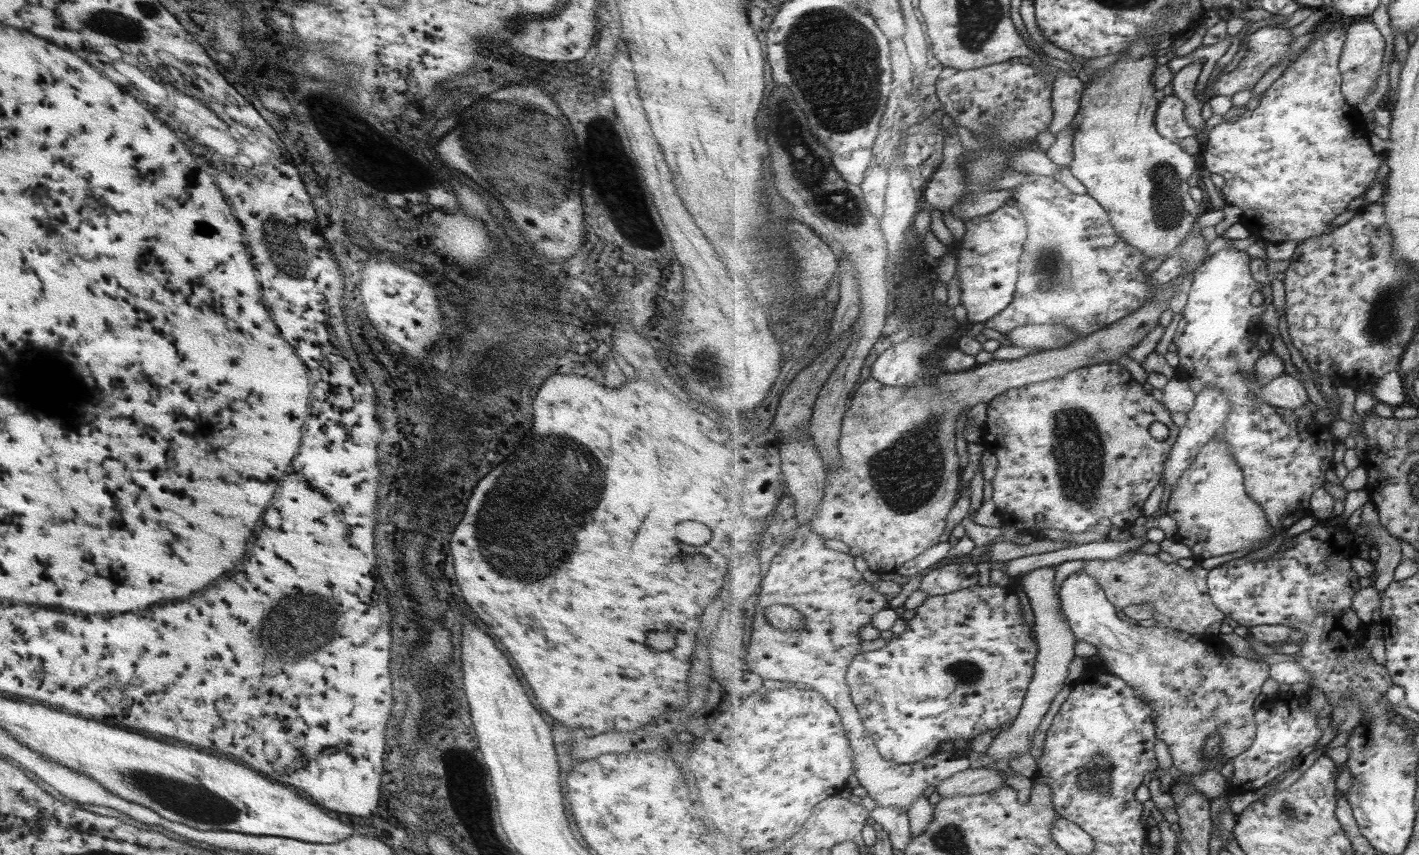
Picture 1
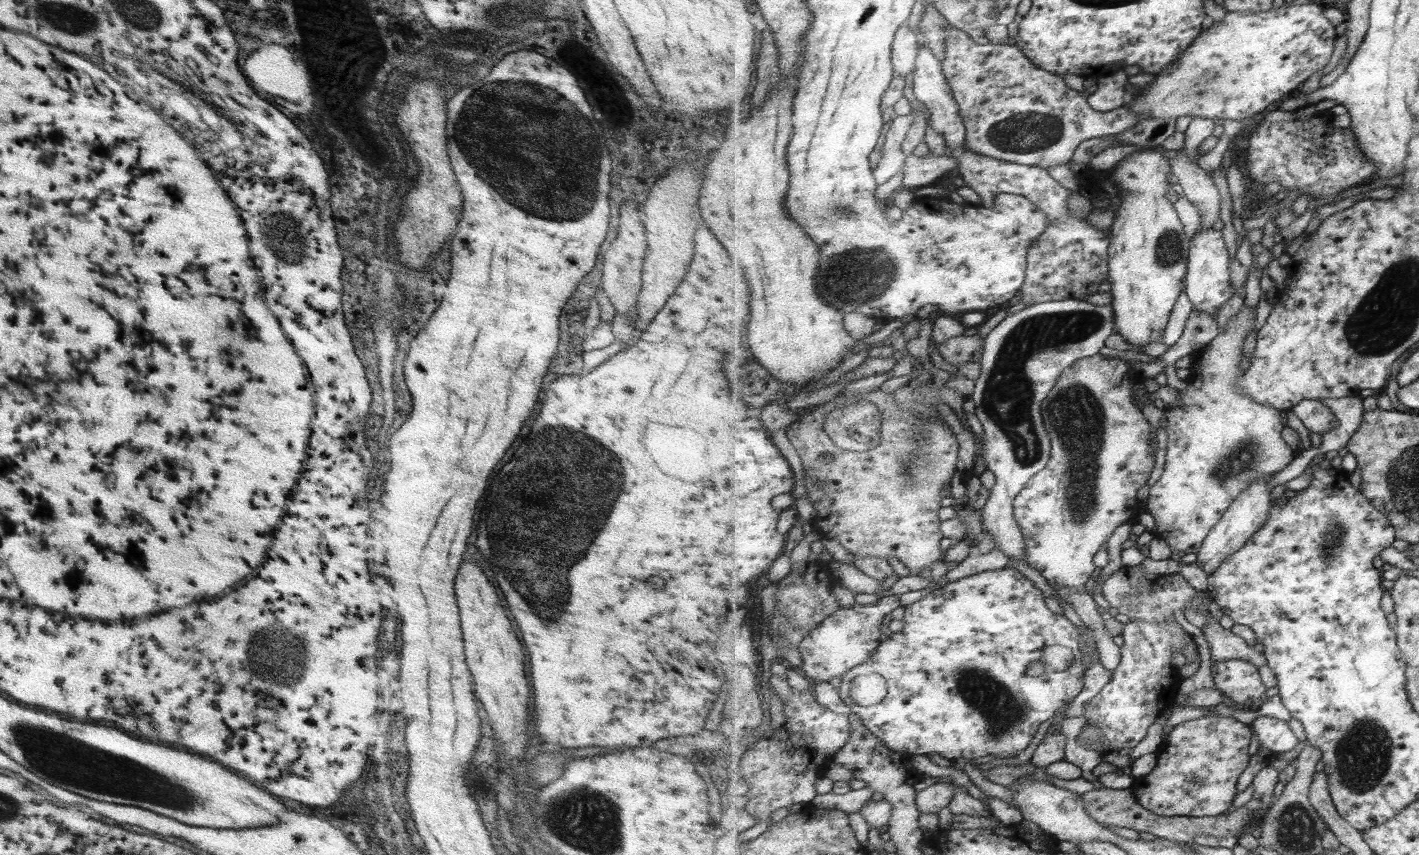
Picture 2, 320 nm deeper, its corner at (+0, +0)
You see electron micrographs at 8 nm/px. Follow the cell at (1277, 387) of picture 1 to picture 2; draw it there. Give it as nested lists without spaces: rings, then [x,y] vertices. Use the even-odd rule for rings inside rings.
[[[1303,400],[1290,410],[1293,410],[1307,428],[1320,435],[1332,430],[1334,422],[1338,420],[1333,410],[1320,401]]]

